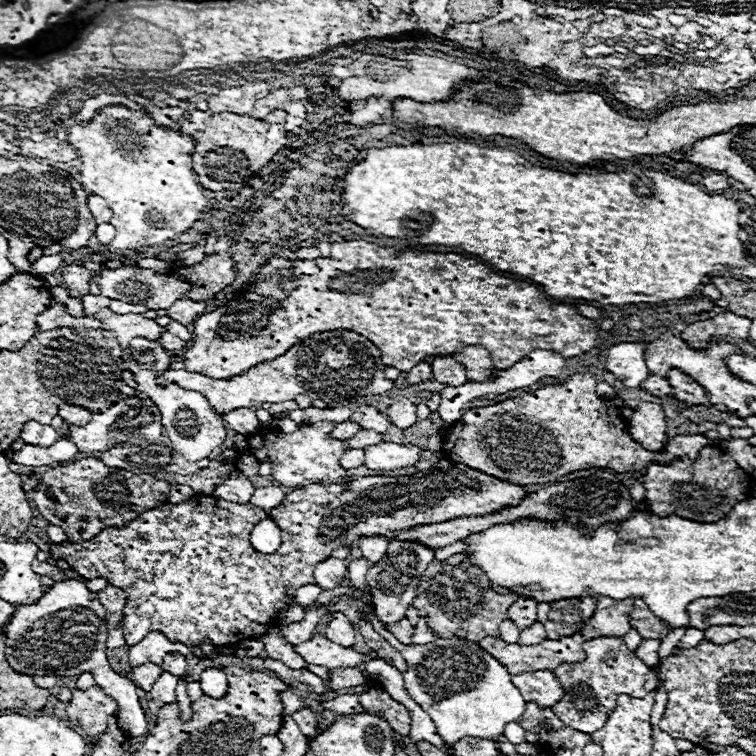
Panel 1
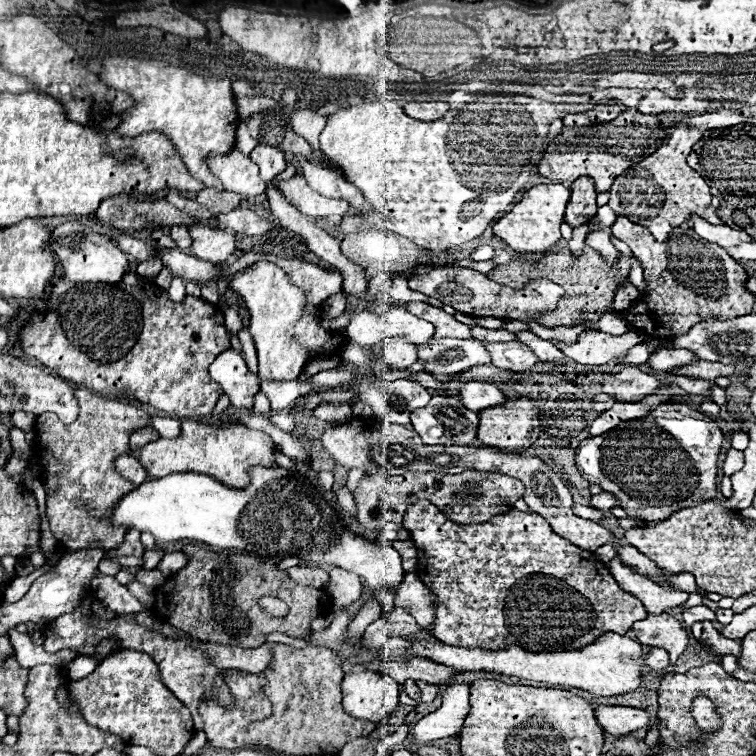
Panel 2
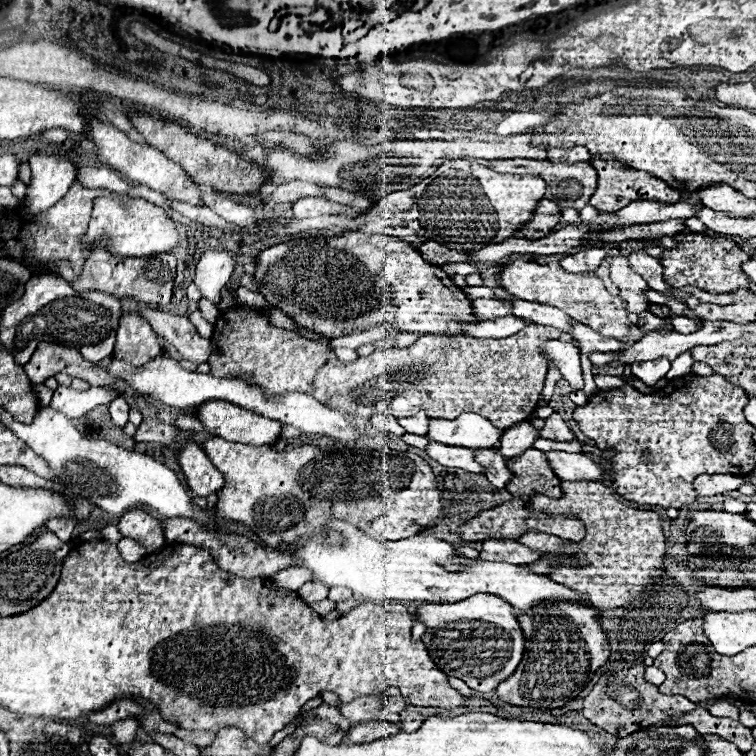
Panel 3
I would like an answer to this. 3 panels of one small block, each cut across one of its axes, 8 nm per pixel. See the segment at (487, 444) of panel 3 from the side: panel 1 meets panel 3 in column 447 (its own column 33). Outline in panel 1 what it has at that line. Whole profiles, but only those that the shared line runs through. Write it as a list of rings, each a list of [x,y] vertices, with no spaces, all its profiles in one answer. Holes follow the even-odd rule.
[[[30,420],[28,424],[24,424],[24,428],[20,432],[20,438],[26,444],[48,448],[48,446],[52,446],[60,438],[60,434],[52,426],[46,426],[46,424],[40,424],[36,420]]]

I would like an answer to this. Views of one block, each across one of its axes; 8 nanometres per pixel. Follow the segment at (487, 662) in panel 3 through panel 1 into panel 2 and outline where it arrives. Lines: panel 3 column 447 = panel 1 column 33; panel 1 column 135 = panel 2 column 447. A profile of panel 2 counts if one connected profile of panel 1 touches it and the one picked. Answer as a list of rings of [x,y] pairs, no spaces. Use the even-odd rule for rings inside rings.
[[[452,682],[444,688],[442,706],[412,726],[414,744],[456,736],[470,712],[470,684]]]

